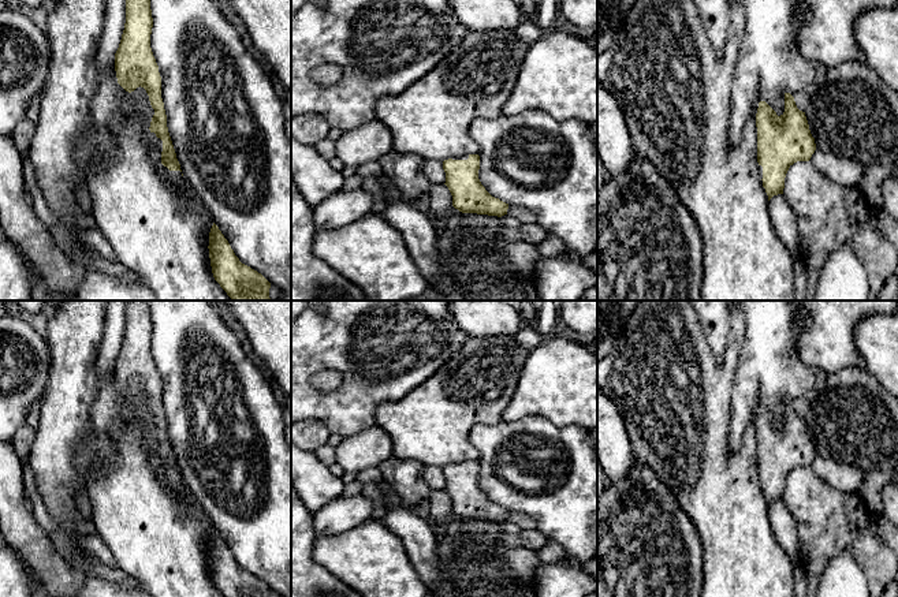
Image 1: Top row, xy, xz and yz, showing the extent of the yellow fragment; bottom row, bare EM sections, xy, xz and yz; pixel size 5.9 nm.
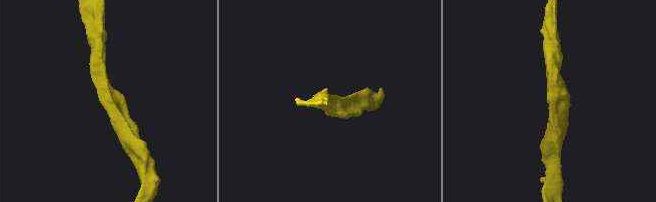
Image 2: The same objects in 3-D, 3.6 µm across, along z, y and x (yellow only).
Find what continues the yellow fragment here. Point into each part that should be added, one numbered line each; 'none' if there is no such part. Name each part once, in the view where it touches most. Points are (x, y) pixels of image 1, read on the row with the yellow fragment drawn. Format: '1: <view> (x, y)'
1: xy (177, 175)

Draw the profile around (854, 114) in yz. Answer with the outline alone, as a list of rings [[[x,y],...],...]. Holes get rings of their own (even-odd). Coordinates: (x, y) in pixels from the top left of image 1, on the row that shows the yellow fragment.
[[[860,60],[827,68],[826,82],[811,94],[805,116],[816,148],[826,153],[861,165],[887,165],[898,158],[898,94]]]

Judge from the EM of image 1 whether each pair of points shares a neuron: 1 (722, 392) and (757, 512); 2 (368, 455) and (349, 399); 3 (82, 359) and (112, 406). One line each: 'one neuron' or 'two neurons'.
1: one neuron
2: two neurons
3: two neurons

